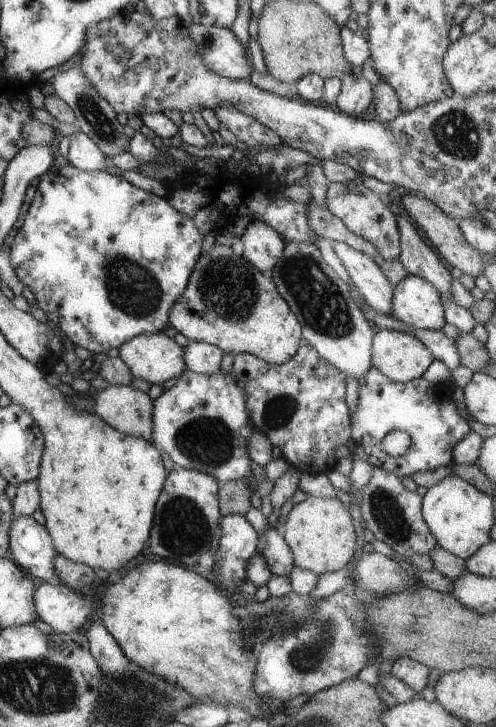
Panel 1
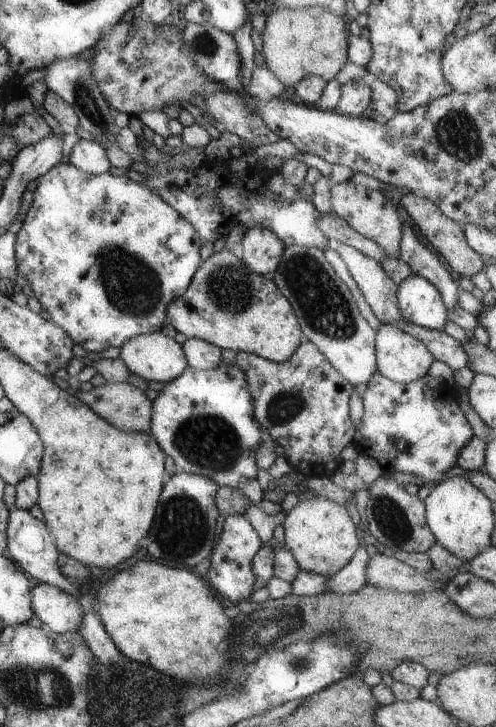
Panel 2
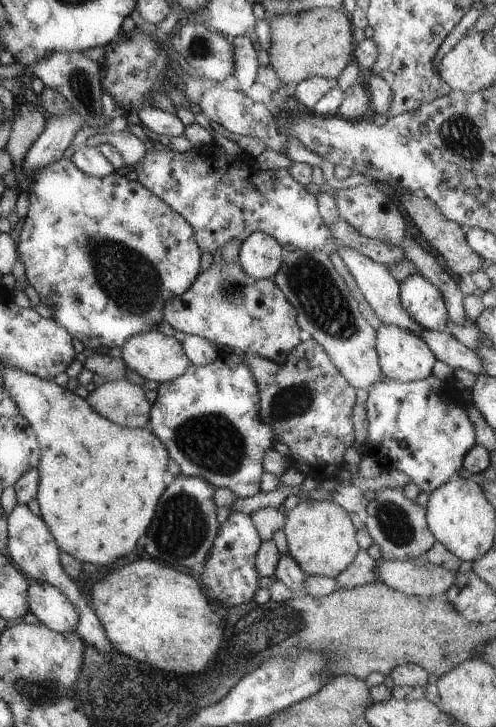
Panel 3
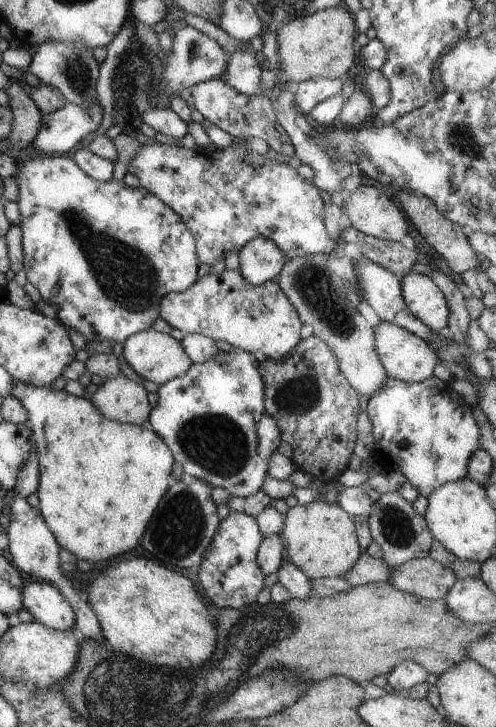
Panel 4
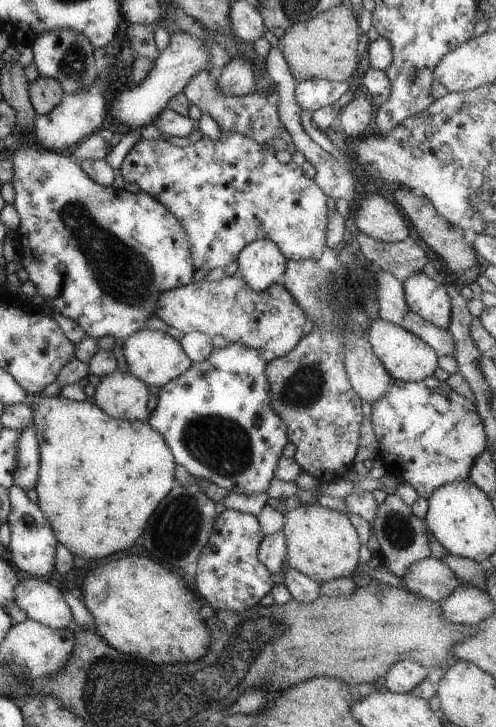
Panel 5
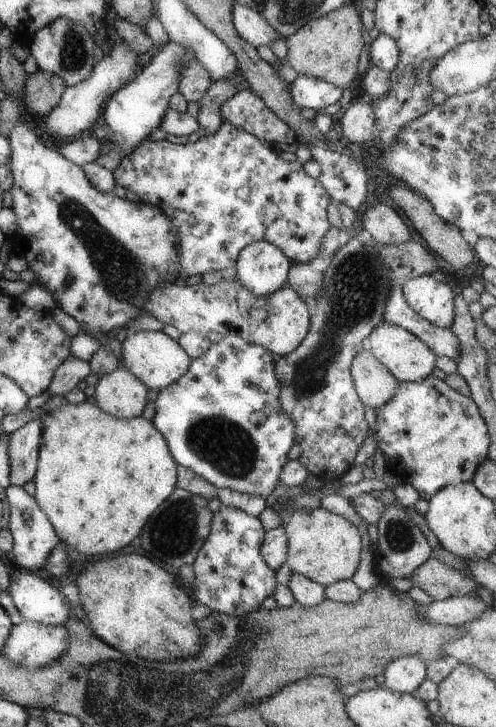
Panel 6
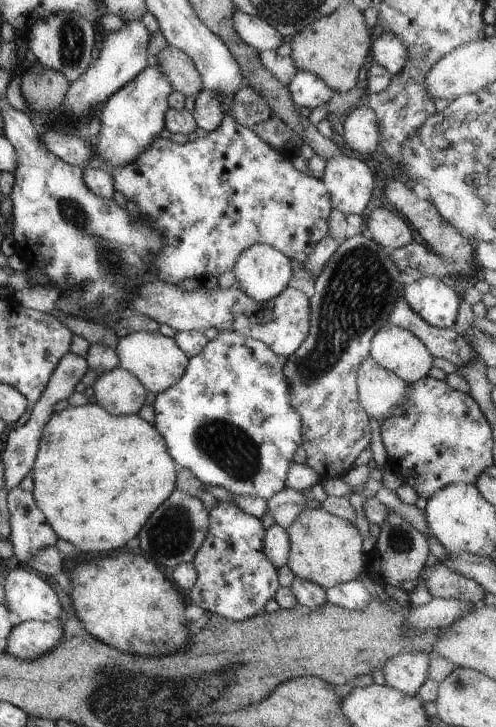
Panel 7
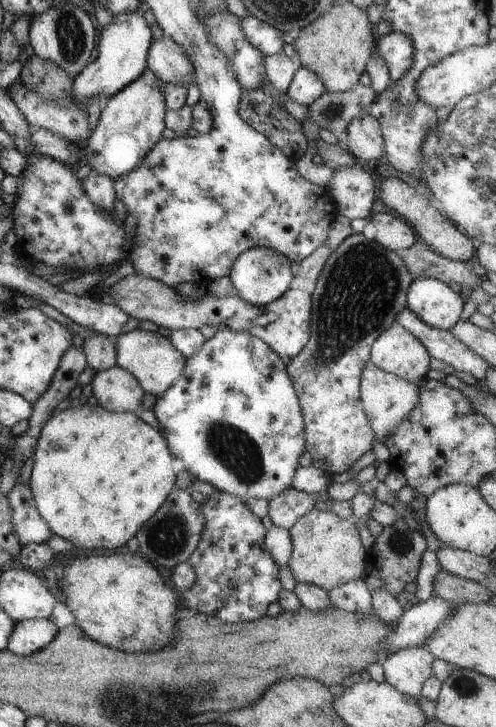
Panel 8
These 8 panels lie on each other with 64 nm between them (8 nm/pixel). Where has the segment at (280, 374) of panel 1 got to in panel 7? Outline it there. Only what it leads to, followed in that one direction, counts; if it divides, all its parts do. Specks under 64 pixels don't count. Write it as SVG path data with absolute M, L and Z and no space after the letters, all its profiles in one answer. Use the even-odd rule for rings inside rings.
M360 231L351 232L322 273L315 279L314 296L310 302L310 330L308 338L290 358L286 358L282 374L290 386L292 406L302 420L301 446L306 452L304 464L310 466L322 480L338 479L355 467L356 458L370 446L370 418L362 406L358 394L358 366L369 357L374 334L390 324L395 302L403 298L406 285L401 280L399 267L392 261L390 250L379 246L373 239L367 240Z

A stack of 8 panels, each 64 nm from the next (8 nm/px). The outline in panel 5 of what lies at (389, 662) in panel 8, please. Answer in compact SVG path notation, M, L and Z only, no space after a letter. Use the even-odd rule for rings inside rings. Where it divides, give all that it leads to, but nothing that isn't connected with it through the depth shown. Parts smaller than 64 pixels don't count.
M404 659L390 667L386 673L384 689L396 693L410 693L412 688L426 680L427 668L417 662Z

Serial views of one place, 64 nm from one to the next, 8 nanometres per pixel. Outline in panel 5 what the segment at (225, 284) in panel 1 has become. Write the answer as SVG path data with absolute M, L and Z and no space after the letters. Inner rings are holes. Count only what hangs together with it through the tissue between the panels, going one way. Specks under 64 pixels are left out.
M234 274L216 281L195 281L162 292L154 315L184 333L198 331L211 337L221 335L228 342L238 341L262 353L272 352L276 358L288 354L300 342L307 319L304 310L280 282L264 292L256 292Z

